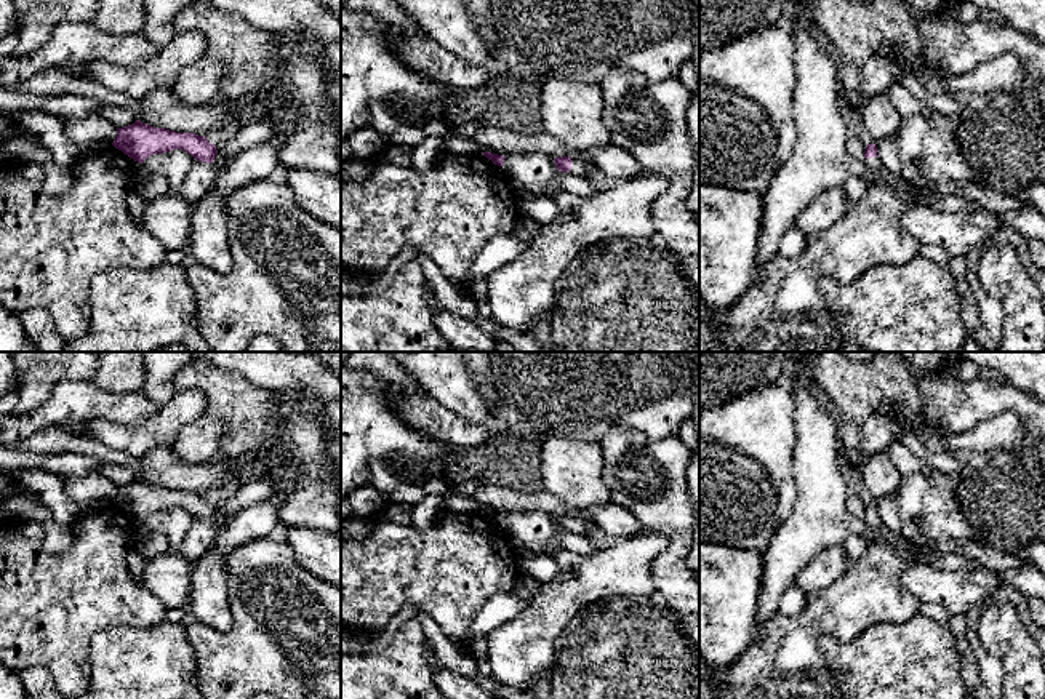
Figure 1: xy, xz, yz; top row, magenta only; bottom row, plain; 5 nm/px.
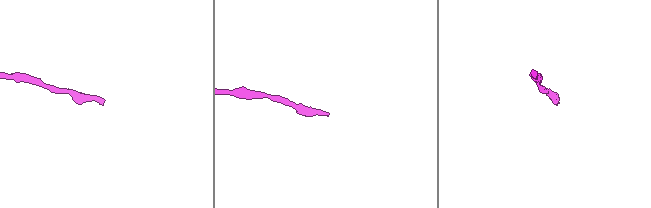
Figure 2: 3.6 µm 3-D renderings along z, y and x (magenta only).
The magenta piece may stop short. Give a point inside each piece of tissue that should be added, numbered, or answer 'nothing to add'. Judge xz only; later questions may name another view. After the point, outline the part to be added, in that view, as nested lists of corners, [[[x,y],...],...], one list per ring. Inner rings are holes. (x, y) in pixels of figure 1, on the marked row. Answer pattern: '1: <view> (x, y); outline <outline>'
1: xz (578, 167); outline [[[571,158],[570,173],[575,176],[587,176],[589,163],[579,158]]]

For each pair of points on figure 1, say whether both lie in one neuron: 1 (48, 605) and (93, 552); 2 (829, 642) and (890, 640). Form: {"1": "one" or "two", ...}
{"1": "one", "2": "one"}

